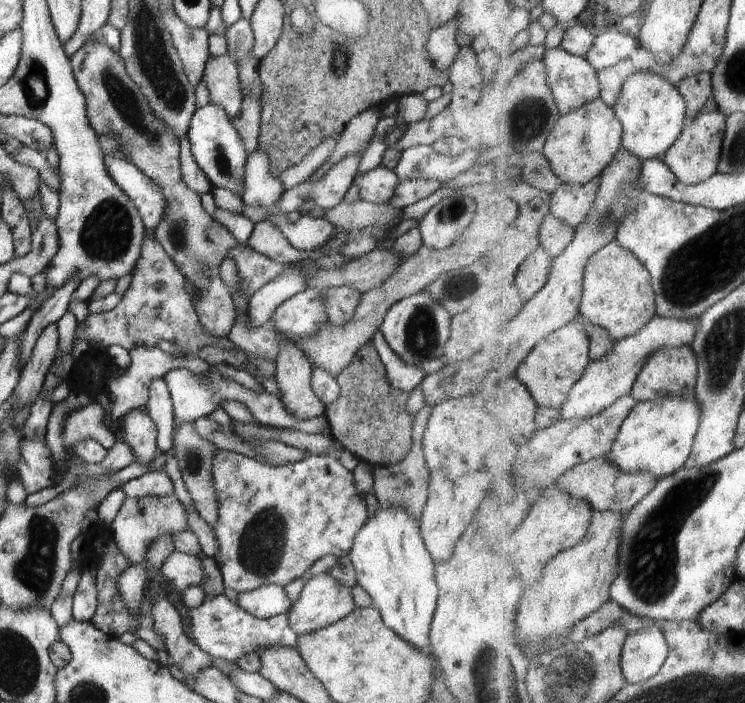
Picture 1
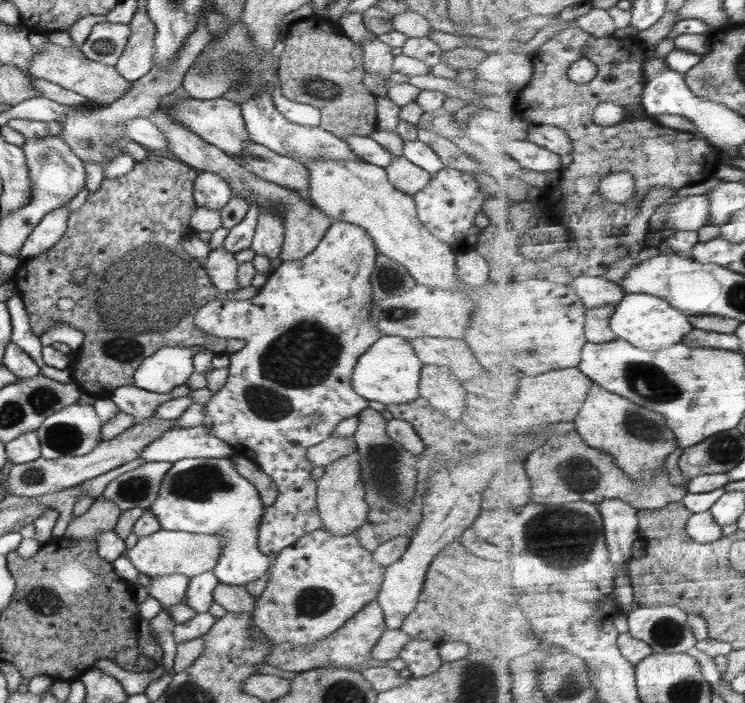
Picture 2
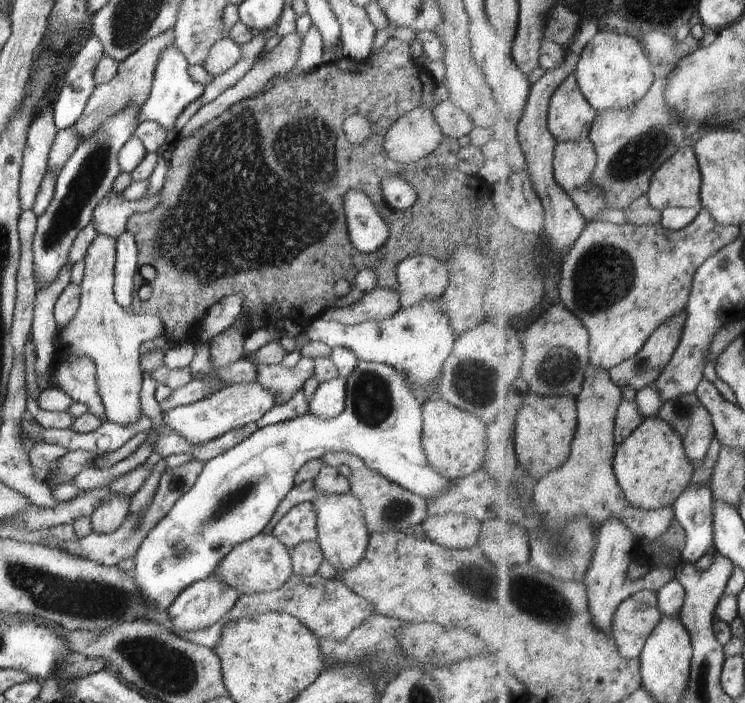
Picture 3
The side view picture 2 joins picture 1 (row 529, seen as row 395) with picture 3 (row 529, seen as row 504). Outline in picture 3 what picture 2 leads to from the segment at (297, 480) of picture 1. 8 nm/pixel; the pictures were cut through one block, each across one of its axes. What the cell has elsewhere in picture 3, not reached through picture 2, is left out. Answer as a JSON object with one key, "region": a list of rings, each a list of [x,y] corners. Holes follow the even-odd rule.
{"region":[[[302,503],[289,510],[273,527],[271,534],[289,549],[316,541],[317,516],[312,503]]]}

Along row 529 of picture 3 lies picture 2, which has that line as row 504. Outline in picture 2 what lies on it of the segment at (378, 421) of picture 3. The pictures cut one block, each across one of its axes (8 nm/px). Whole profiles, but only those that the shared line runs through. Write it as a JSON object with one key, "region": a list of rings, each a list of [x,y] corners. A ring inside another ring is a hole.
{"region":[[[230,457],[189,458],[172,463],[148,511],[156,515],[162,529],[222,536],[224,549],[214,575],[220,583],[240,587],[259,580],[271,564],[269,557],[258,550],[258,530],[265,507],[254,483],[236,471]]]}

